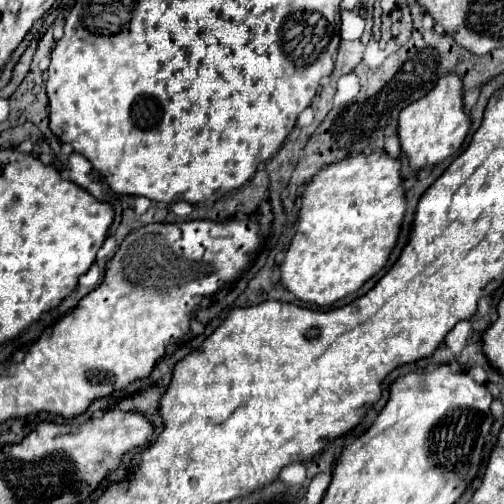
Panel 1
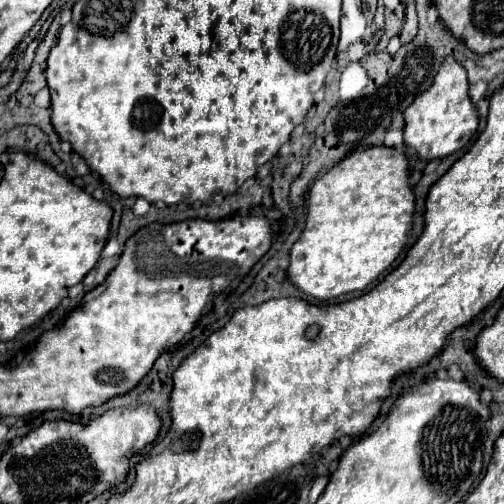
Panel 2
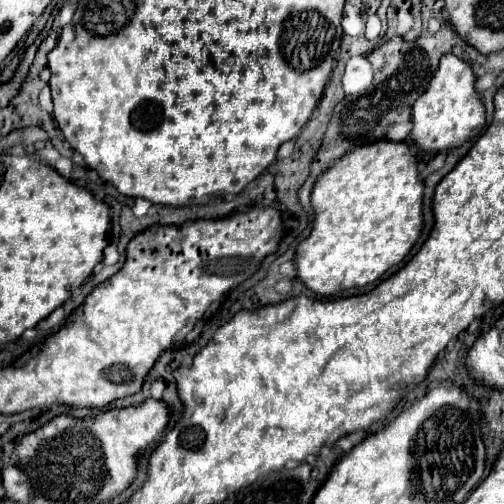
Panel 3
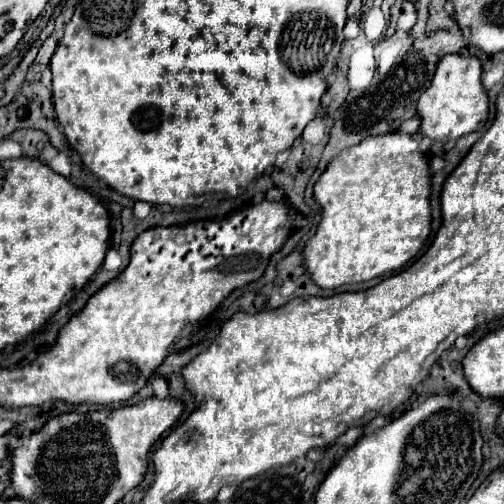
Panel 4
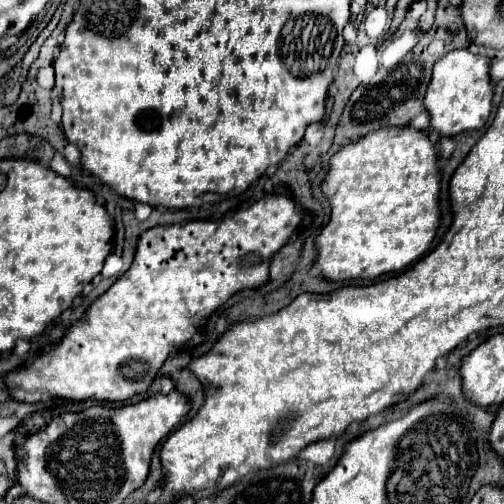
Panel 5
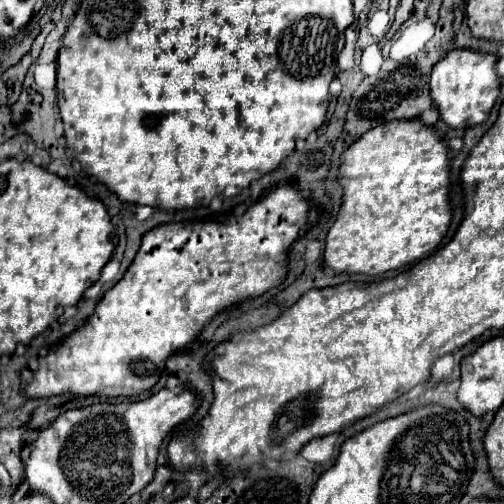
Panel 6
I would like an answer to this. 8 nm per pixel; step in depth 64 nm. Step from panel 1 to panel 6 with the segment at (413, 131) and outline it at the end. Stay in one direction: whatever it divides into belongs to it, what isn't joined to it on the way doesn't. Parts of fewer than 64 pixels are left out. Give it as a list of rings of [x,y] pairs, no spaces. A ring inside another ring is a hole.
[[[454,48],[440,60],[430,78],[432,100],[440,110],[440,118],[450,128],[470,128],[488,120],[488,114],[500,94],[500,76],[496,72],[496,54],[476,52],[468,48]]]

